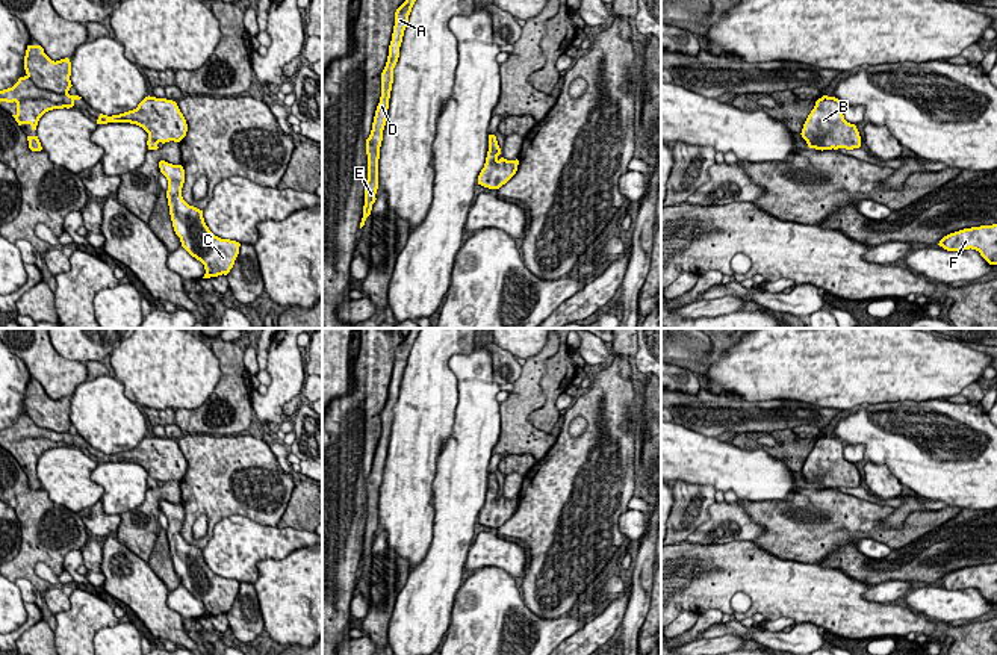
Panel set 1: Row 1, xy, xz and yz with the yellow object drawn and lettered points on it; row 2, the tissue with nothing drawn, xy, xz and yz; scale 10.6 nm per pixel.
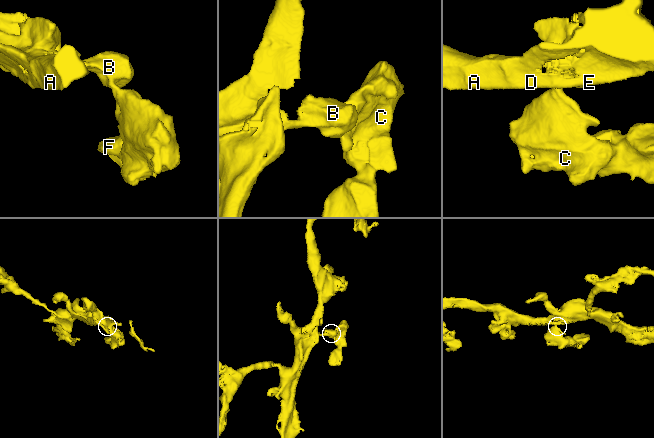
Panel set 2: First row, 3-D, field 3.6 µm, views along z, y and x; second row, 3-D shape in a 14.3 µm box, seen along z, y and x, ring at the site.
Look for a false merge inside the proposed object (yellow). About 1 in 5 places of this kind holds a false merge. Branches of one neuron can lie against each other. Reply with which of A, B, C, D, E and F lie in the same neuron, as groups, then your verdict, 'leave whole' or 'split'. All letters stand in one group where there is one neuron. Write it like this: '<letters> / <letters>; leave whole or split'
A B C D E F; leave whole

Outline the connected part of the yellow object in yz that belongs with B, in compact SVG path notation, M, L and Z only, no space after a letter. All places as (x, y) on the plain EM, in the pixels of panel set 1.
M823 434L815 440L800 472L809 487L823 490L861 486L856 464L847 461L843 451L844 443L835 436Z

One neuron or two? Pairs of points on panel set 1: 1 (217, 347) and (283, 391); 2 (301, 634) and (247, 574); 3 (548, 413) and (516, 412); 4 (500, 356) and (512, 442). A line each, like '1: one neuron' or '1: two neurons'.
1: two neurons
2: two neurons
3: two neurons
4: two neurons

